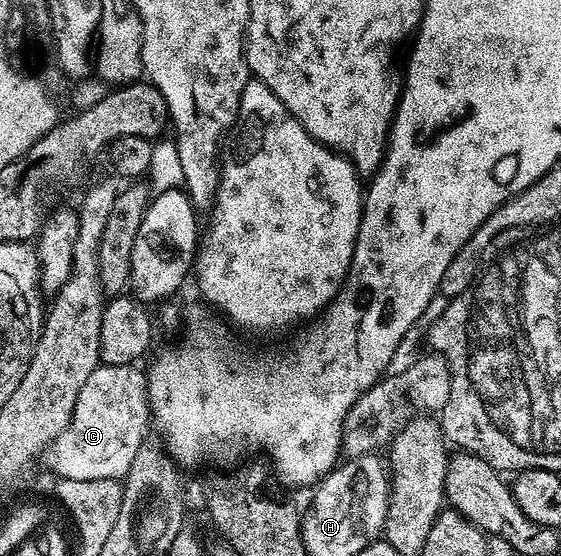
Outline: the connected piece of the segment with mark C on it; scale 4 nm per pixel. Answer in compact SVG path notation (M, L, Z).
M99 364L88 375L88 383L80 387L70 422L42 454L41 464L46 464L58 479L125 478L136 451L143 448L142 432L148 429L149 417L145 372L134 365Z

